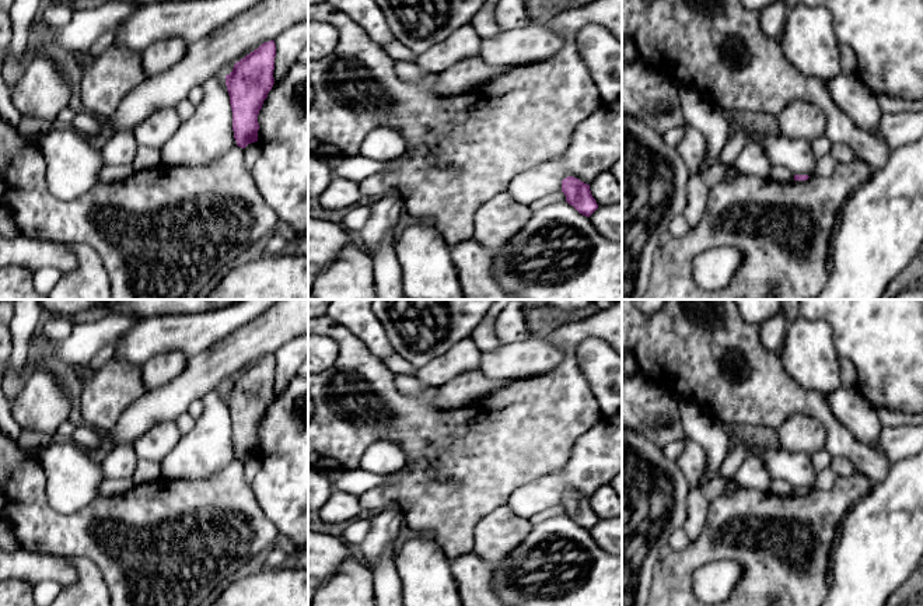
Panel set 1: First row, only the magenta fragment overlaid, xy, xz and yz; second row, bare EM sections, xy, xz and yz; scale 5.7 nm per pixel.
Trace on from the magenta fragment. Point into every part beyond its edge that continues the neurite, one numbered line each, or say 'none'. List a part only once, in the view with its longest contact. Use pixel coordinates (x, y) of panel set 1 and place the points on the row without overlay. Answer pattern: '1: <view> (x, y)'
none

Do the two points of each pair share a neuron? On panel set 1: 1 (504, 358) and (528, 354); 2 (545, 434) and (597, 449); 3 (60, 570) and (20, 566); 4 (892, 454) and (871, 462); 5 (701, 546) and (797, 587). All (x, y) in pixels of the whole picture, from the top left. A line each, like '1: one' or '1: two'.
1: one
2: two
3: one
4: two
5: one

